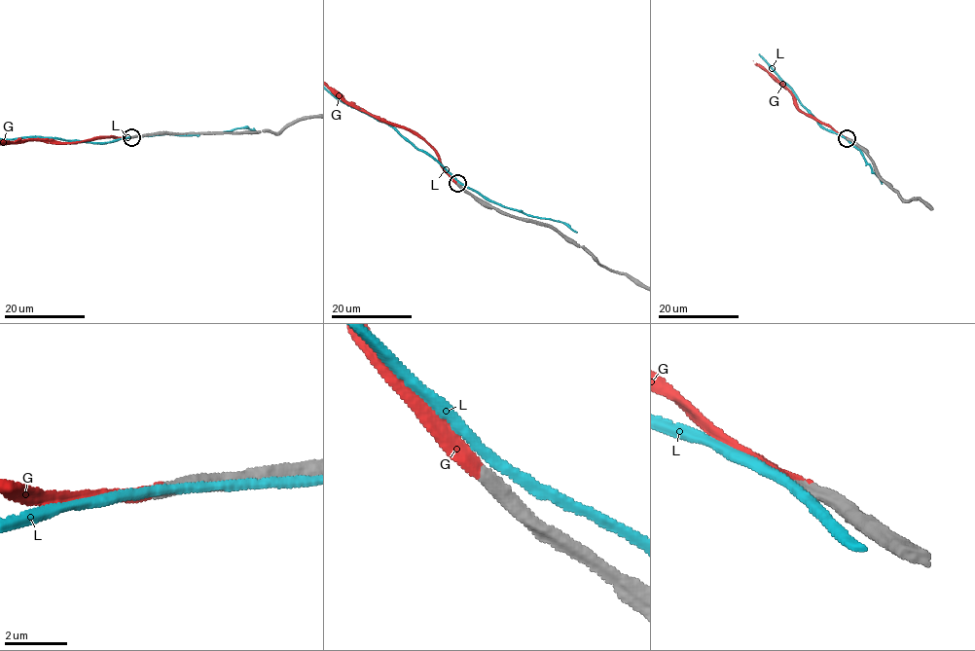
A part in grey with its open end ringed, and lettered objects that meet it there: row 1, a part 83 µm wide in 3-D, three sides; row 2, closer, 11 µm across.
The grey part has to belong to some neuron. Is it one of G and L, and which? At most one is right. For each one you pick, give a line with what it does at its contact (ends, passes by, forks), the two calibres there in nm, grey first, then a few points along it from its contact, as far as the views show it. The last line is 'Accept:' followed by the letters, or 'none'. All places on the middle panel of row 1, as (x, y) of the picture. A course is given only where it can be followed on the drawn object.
G: It ends there. Thickness 480 nm (grey) against 320 nm
Accept: G

